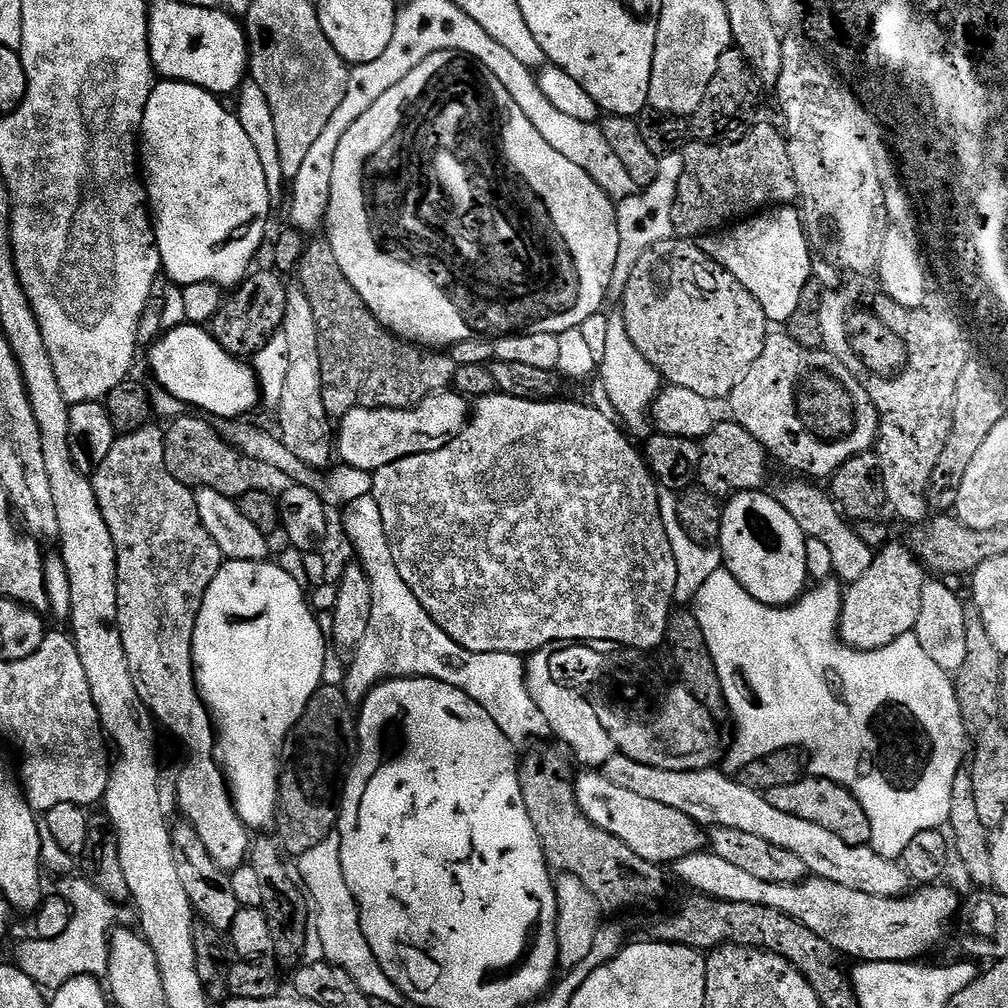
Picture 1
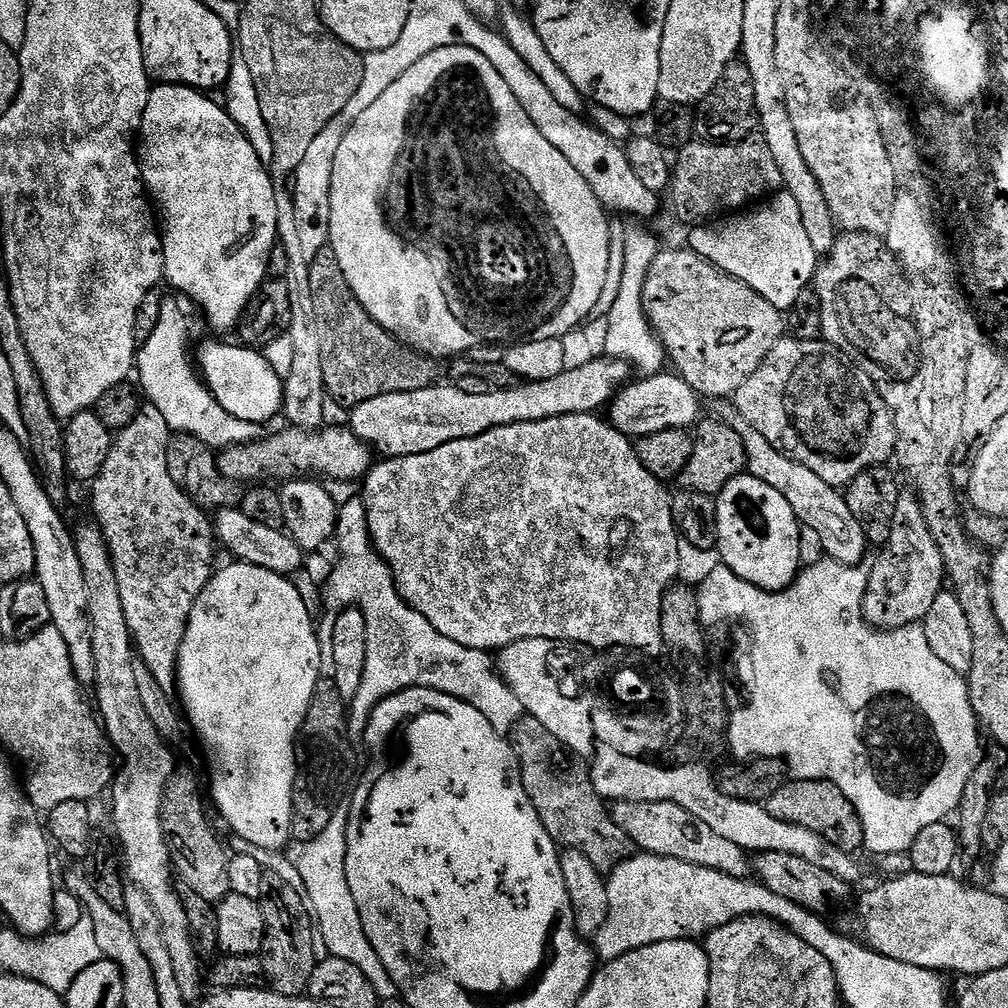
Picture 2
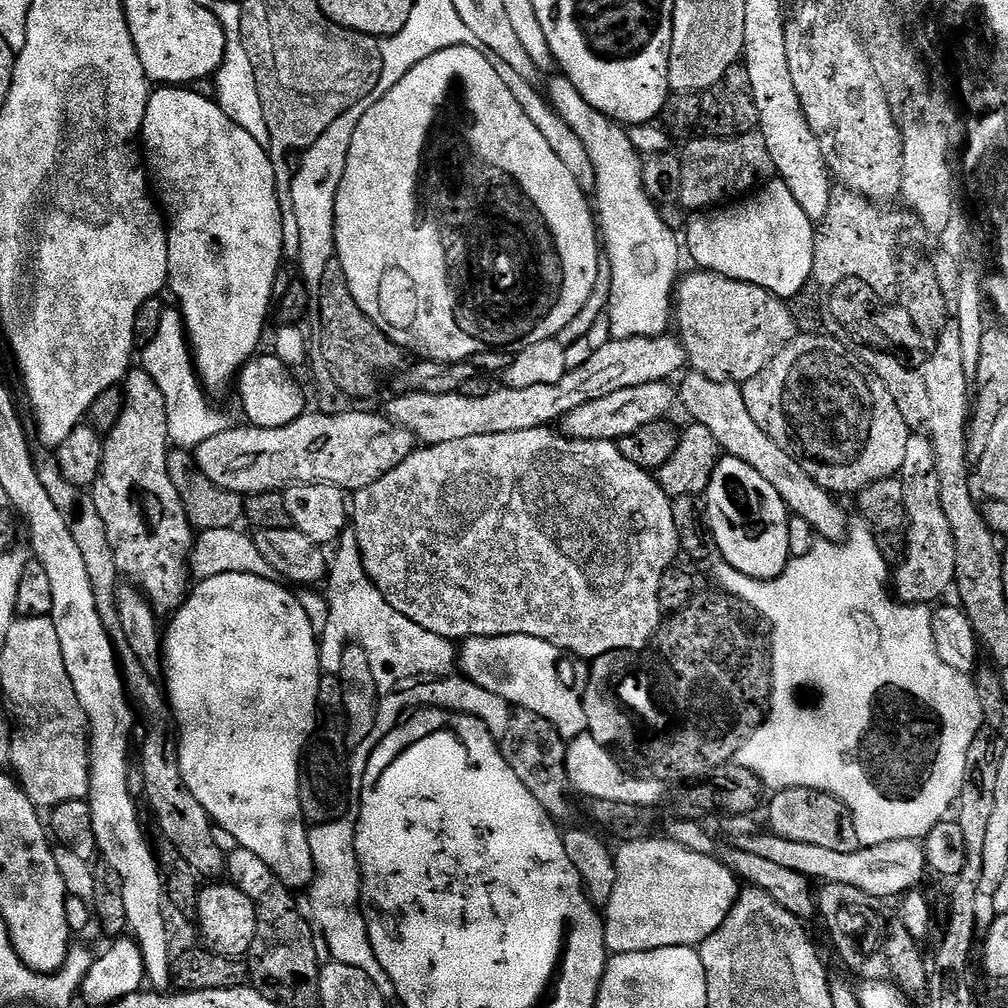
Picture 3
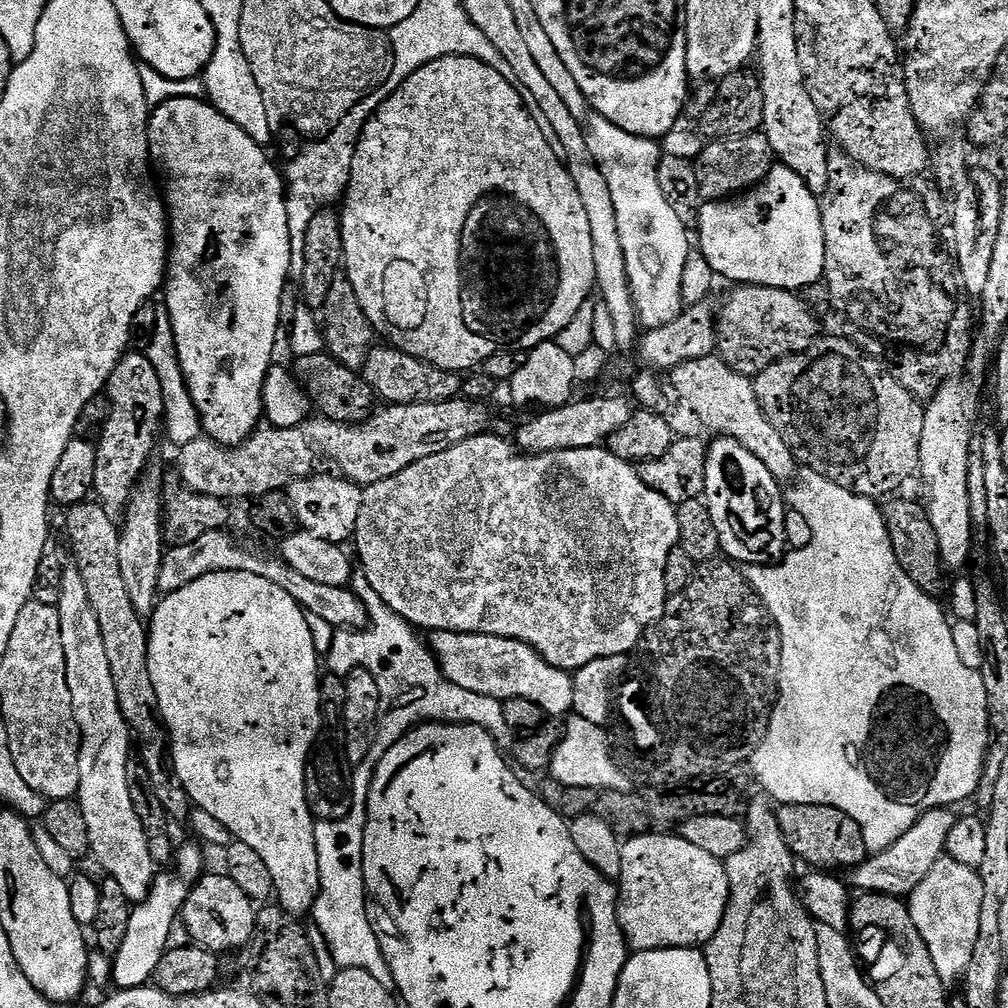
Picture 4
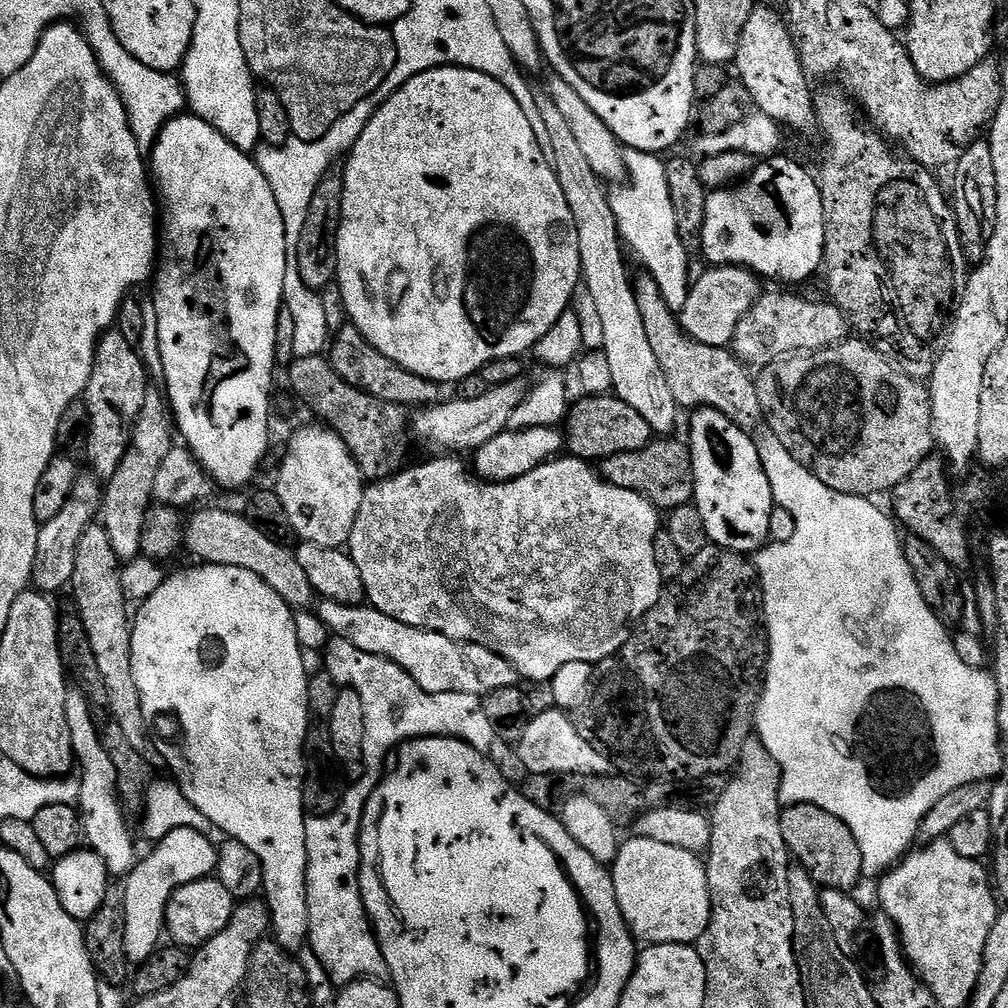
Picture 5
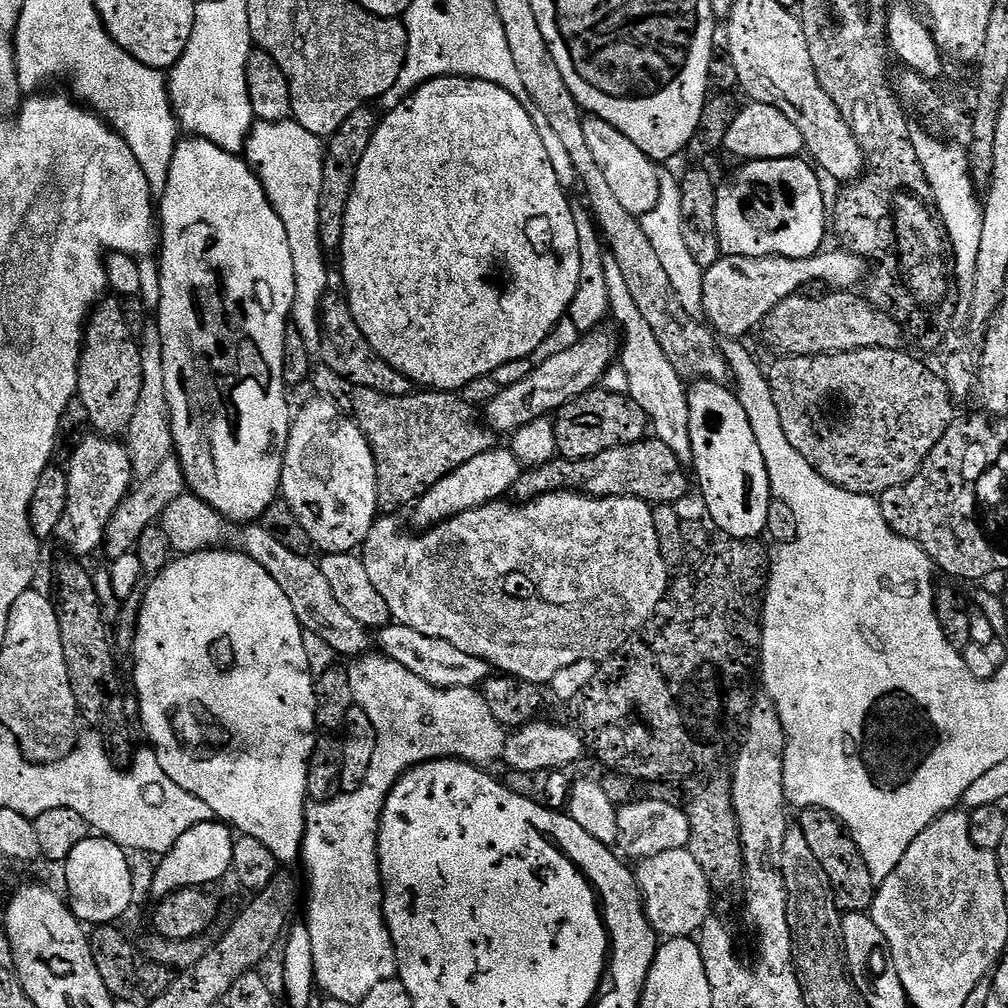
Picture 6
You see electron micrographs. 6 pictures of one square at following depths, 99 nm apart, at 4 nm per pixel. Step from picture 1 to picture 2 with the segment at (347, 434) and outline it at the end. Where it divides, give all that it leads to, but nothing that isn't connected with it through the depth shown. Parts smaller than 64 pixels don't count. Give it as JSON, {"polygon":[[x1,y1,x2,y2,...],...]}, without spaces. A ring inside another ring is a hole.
{"polygon":[[595,358,581,369,564,369,564,372,557,374,555,378,529,380,519,383,514,388,494,390,490,394,462,394,462,390,458,390,454,386,448,386,448,388,433,386,406,394,394,394,393,392,378,394,378,398,370,398,370,402,362,402,356,408,351,409,350,427,357,438,366,442,369,448,379,453,381,457,426,454,430,450,438,450,438,446,446,446,446,442,474,438,478,434,486,434,486,430,494,430,498,426,510,426,518,422,538,422,566,414,599,413,601,411,599,408,604,403,605,407,621,391,622,385,629,381,628,371,630,372,630,365,627,360]]}

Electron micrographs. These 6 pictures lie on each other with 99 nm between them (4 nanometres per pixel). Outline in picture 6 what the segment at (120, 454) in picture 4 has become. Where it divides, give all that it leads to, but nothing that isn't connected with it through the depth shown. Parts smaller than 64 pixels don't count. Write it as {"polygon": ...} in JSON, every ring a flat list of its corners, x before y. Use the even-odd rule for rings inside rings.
{"polygon":[[116,298,101,299,100,303,91,309,84,330,84,347,80,349,80,377,76,391,82,406,86,406,88,423,99,435,116,438,127,433,135,407,138,406,138,396,142,391,142,354,137,337,130,330,124,317,121,301]]}

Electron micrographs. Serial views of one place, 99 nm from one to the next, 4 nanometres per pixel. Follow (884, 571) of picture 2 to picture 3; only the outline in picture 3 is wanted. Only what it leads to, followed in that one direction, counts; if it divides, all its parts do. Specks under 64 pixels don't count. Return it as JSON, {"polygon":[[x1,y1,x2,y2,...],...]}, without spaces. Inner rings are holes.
{"polygon":[[923,434,911,437,906,446,906,462,900,467,898,479,902,486,904,509,908,515,908,530,904,541,904,554,900,564,894,568,894,592,903,603,931,605,932,600,939,601,946,590,956,578,956,547,954,534,950,524,946,522,946,510,942,510,940,501,940,480,936,477,936,455,932,449,932,441]]}

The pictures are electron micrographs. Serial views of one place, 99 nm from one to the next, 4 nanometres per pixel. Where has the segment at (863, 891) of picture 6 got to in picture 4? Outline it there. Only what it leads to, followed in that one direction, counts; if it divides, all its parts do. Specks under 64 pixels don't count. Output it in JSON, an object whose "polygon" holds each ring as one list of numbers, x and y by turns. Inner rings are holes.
{"polygon":[[782,804,775,809,782,838,797,861,805,860,816,870,851,870,869,855,862,830,854,818,842,810,825,804]]}

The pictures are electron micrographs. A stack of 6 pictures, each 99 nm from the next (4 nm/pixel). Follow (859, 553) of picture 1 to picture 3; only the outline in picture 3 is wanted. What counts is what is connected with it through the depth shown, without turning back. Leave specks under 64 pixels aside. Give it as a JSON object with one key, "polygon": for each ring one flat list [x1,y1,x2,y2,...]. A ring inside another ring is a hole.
{"polygon":[[689,371,684,378,680,388,678,384,678,400,681,405,684,403,685,410,692,415,691,419,706,426,706,430,710,430,710,434,718,438,721,449,727,455,746,462,746,466,754,466,754,470,758,470,758,474,762,474,762,478,766,478,766,482,770,482,770,486,778,490,789,513,806,518,821,541,843,541,848,535,850,519,840,509,840,504,836,501,839,499,818,486,818,482,814,482,814,478,810,478,810,474,806,474,806,470,802,470,802,466,798,466,798,462,794,462,794,458,790,458,790,454,786,454,786,450,782,450,782,446,778,446,778,442,774,442,774,438,770,438,766,430,762,430,758,422,754,422,754,418,750,418,743,387,739,384,714,382,701,372]]}

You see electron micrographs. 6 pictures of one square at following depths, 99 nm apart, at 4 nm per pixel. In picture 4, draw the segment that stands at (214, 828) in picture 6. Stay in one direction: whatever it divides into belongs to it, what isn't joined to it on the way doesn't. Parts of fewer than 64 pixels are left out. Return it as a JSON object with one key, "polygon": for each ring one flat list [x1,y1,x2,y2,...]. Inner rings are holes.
{"polygon":[[188,844,181,852,179,849,174,860,175,868,173,876,157,875,153,879,152,889,148,891,148,897,133,907,130,930,126,930,126,942,122,942,116,952,112,966,112,980,117,989,142,988,155,977,158,962,162,962,170,947,168,939,172,936,172,923,175,920,177,923,178,914,183,913,188,891,205,871,204,856,194,845]]}

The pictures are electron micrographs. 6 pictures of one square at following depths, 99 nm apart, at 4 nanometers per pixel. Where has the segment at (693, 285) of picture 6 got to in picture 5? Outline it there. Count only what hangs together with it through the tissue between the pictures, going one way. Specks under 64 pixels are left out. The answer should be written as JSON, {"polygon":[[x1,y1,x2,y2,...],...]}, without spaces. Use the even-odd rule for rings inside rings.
{"polygon":[[629,151,626,159,631,175,636,175,636,181,633,184,621,183,608,193,618,230,627,251,631,255,633,252,645,264,645,271,658,282,668,304,675,305,676,296,687,297,690,276,688,280,688,252,684,249,685,237,680,227,678,204,668,185,668,164,651,152]]}

